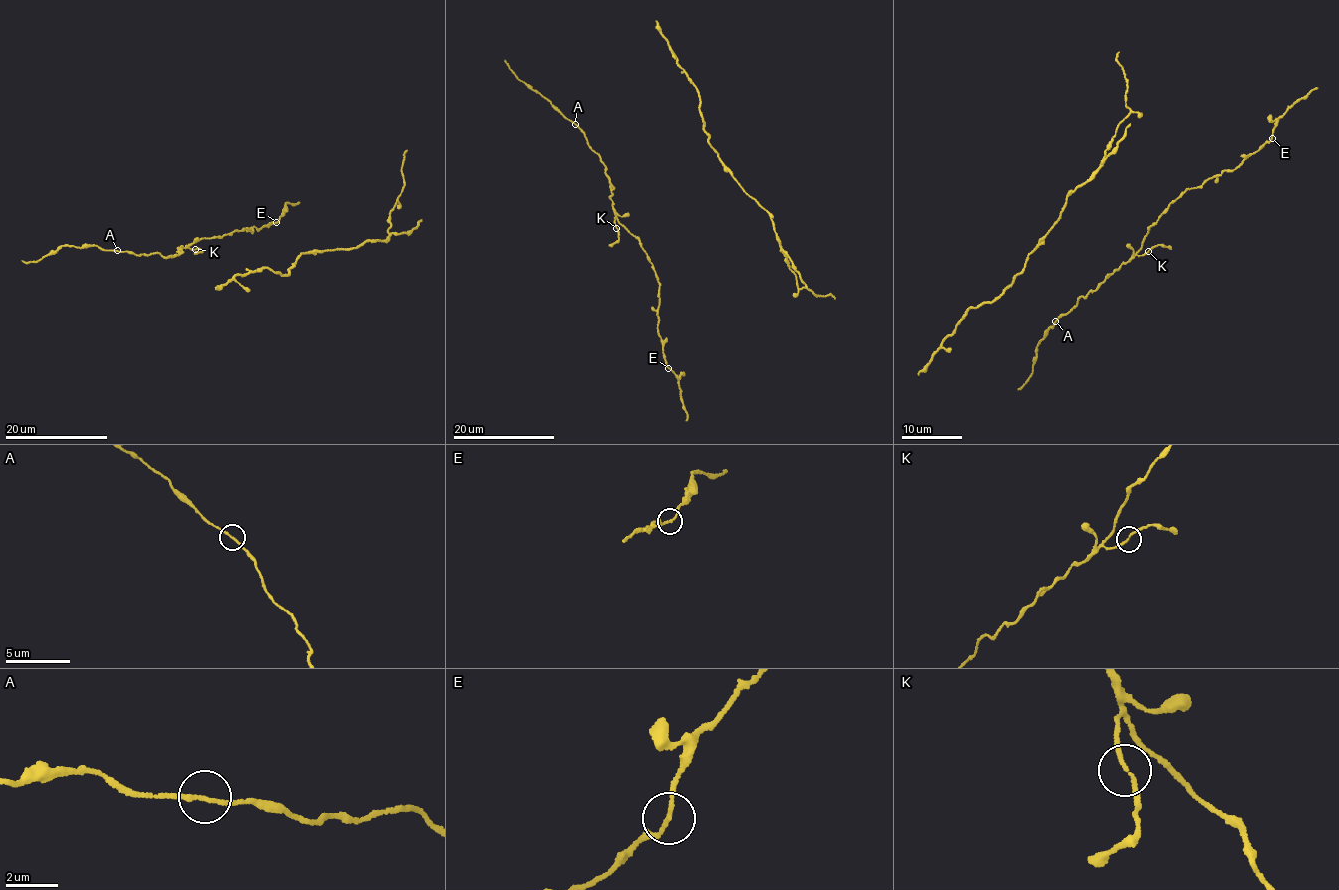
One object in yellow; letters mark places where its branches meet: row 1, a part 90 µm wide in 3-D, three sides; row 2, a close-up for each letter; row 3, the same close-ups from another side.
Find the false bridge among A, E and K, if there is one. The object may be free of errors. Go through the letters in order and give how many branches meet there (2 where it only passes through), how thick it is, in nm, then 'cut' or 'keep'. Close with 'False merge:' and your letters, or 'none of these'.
A: 2 | 150 nm | keep
E: 2 | 140 nm | keep
K: 2 | 150 nm | keep
False merge: none of these

